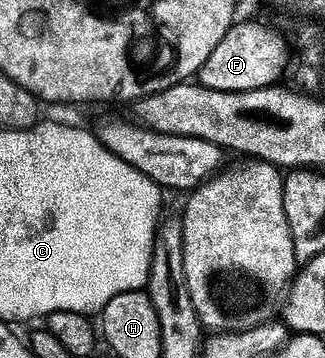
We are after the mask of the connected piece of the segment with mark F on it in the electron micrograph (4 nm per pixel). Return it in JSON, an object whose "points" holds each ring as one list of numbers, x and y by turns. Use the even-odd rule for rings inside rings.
{"points":[[259,21,236,22,198,72,198,82,209,87,210,90,229,91,230,93,276,86,280,82,278,80,282,77,289,59,287,55,266,55,264,51,257,53,257,37,264,37,273,32,270,26,260,23]]}

